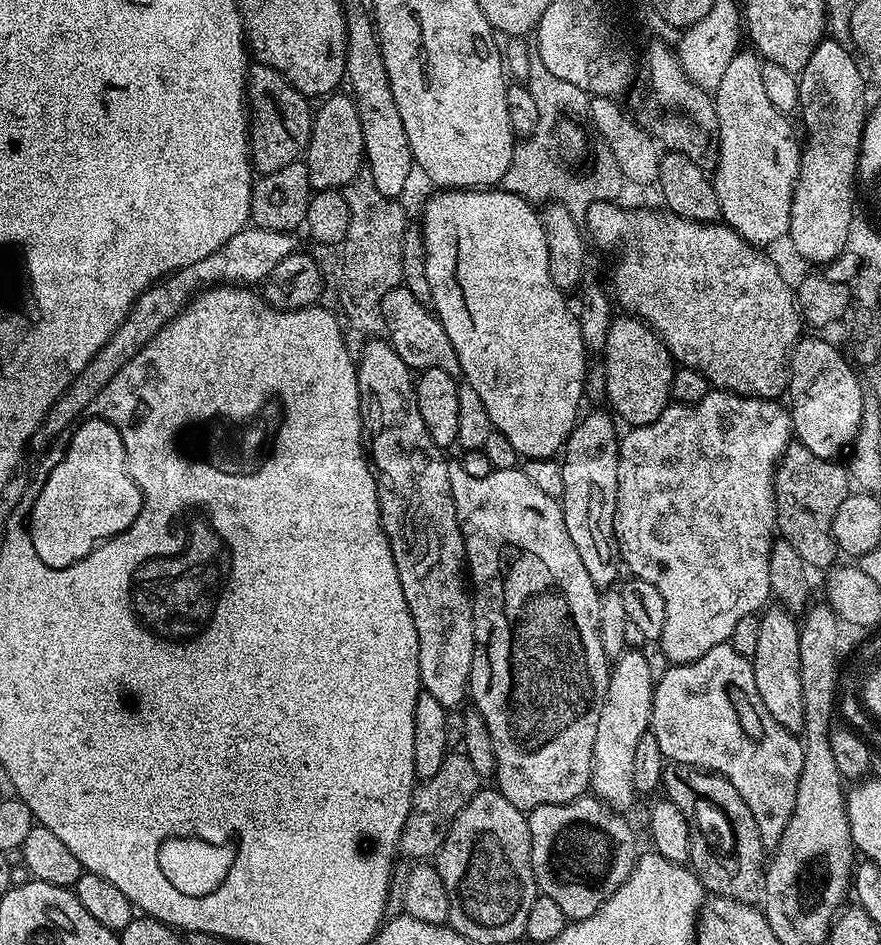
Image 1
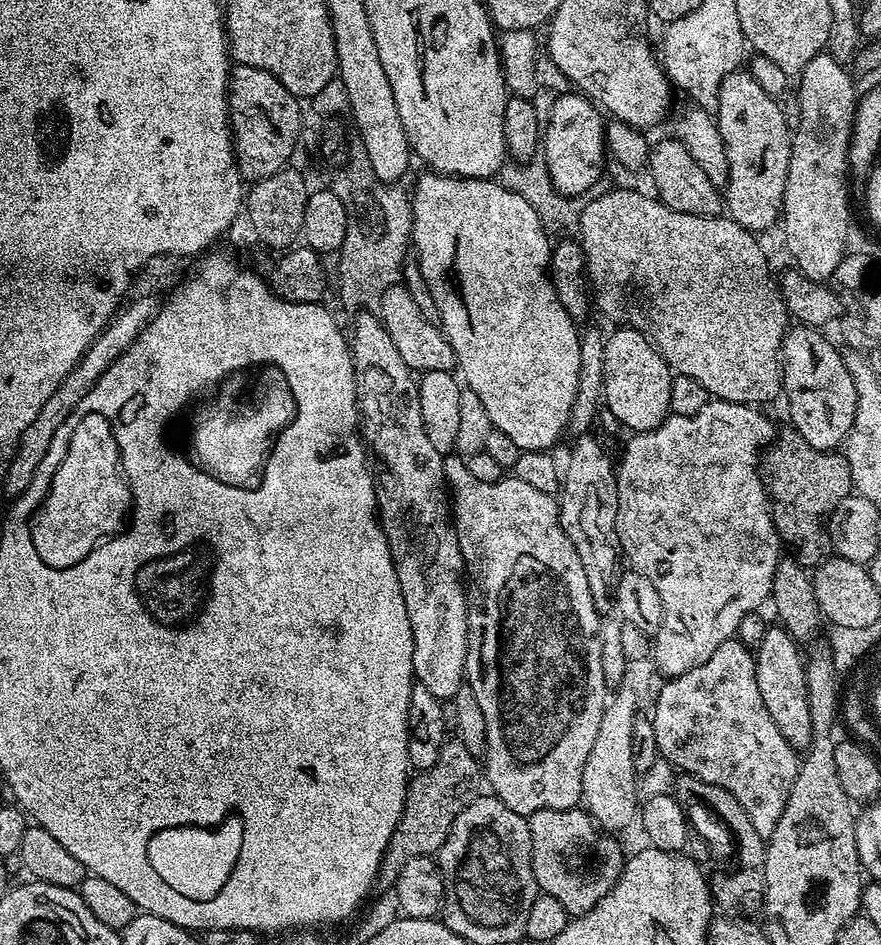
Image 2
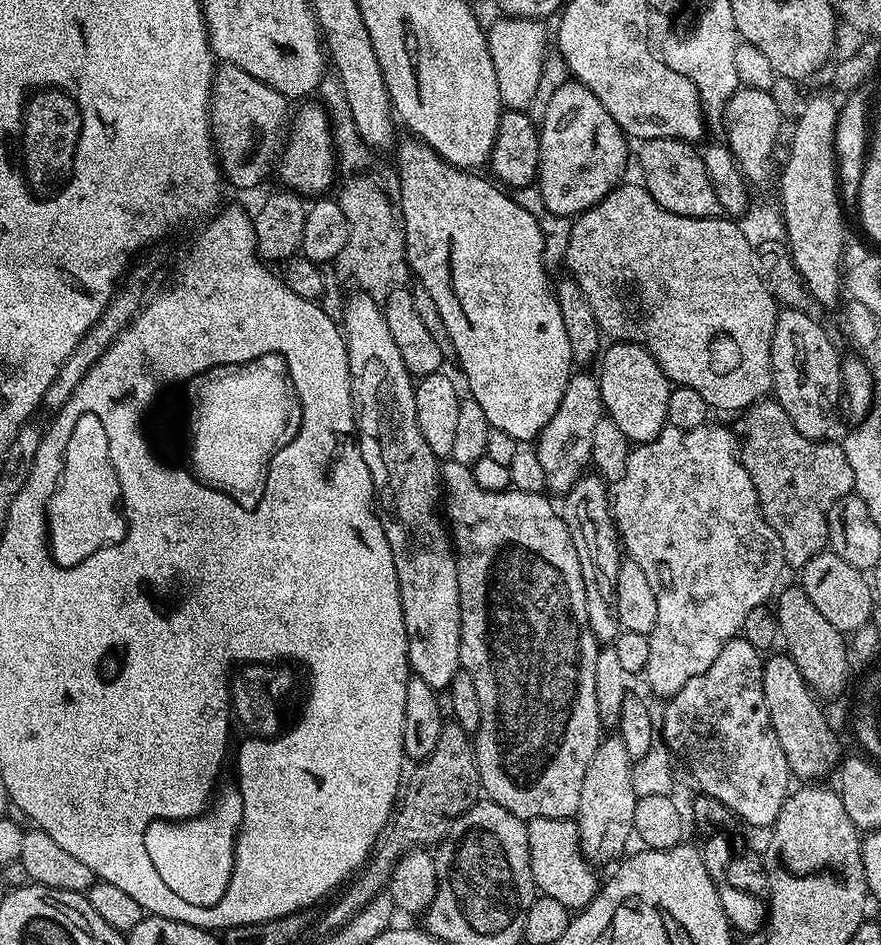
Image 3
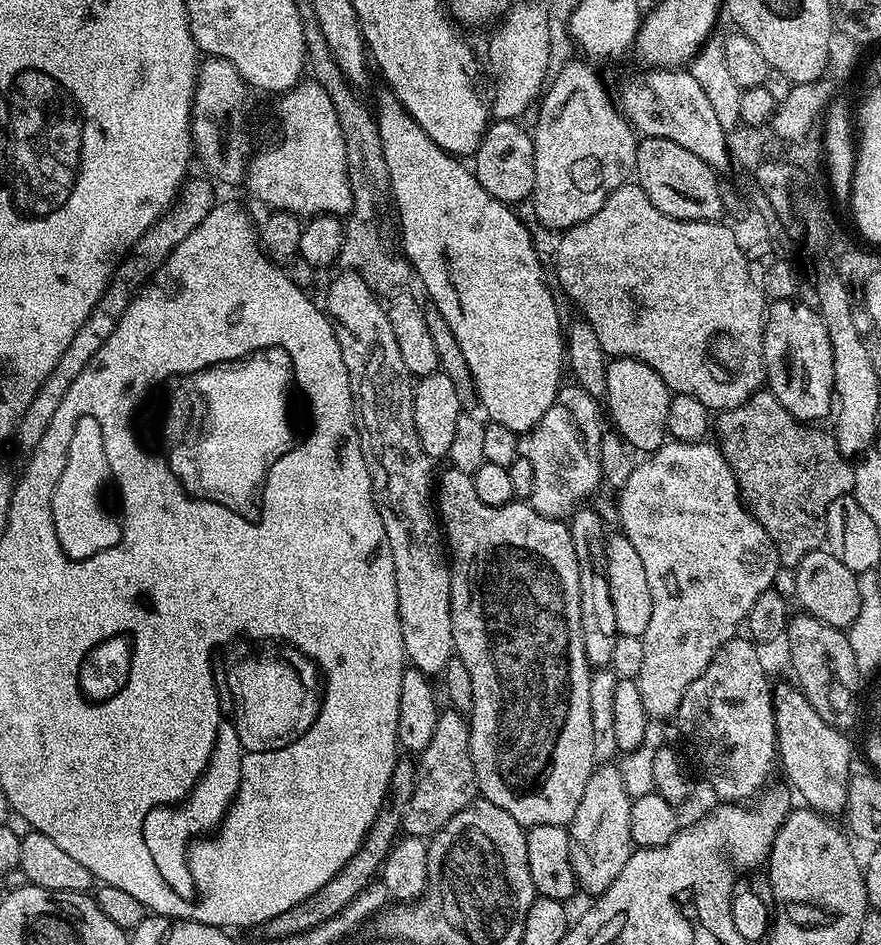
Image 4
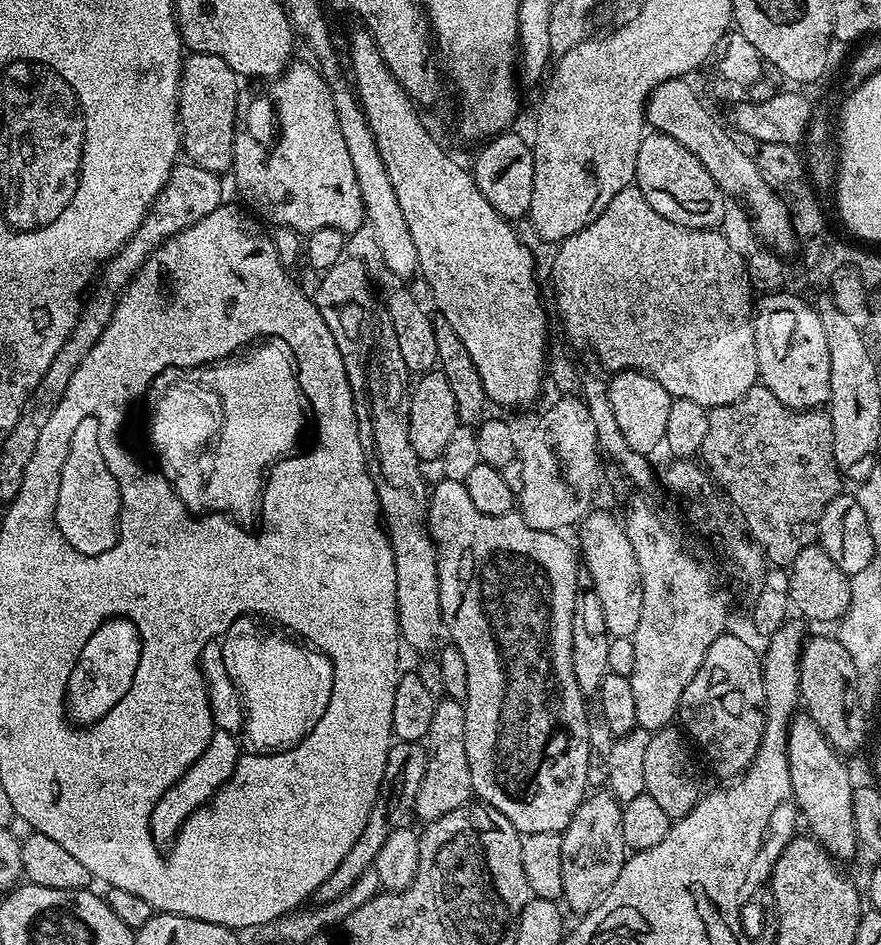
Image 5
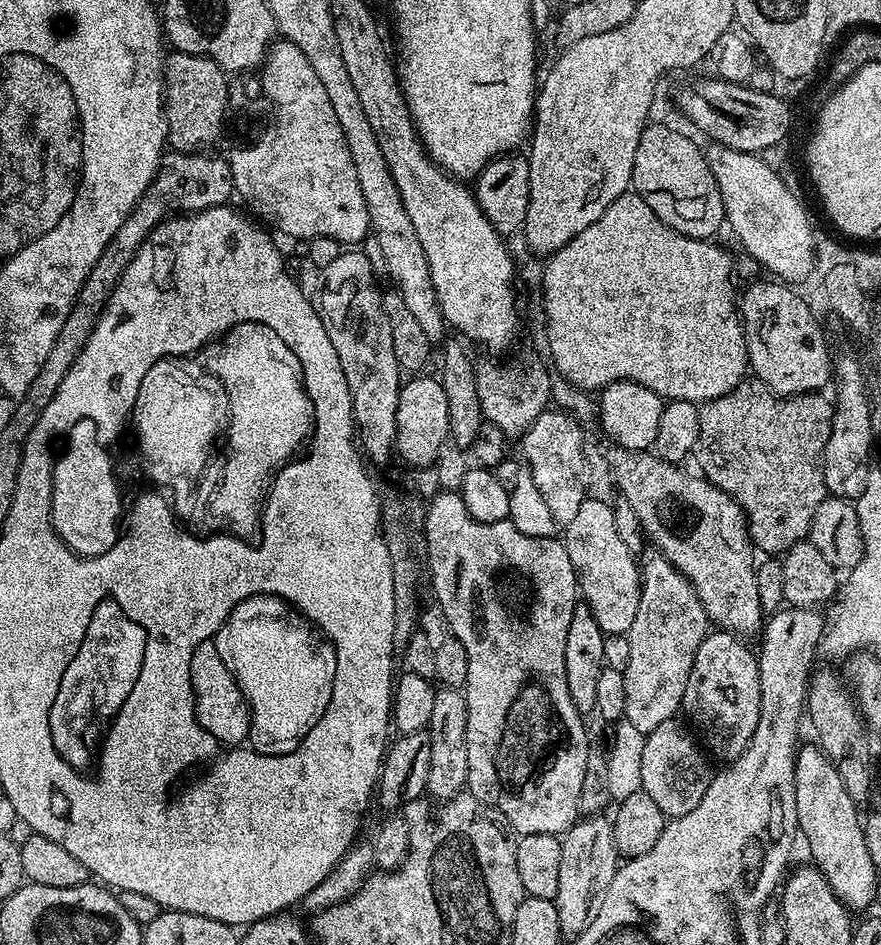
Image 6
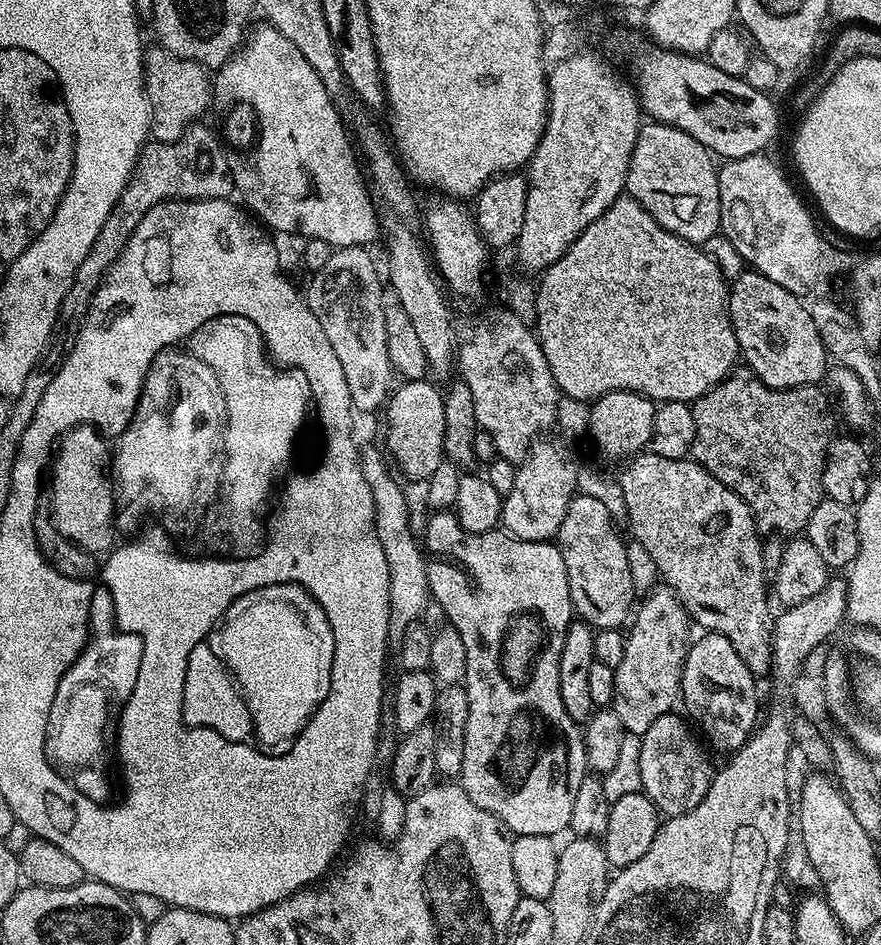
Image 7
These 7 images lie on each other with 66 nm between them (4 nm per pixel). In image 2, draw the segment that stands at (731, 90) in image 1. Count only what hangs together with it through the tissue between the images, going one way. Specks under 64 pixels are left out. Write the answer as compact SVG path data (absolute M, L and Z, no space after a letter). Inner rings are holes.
M737 70L725 77L721 82L718 94L718 106L714 113L716 125L720 128L722 142L726 146L726 162L728 163L728 185L722 189L726 201L727 215L732 217L742 227L753 234L761 234L772 223L779 221L784 206L784 191L786 190L786 170L790 166L790 150L792 149L792 132L790 120L784 117L779 108L777 97L766 94L758 82L747 70Z

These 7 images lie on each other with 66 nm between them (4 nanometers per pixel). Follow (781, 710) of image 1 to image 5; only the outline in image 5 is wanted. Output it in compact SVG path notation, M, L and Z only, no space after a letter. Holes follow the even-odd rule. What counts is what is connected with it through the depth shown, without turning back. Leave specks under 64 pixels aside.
M807 714L797 715L793 719L788 731L788 761L790 786L794 786L796 806L803 823L804 820L808 823L807 831L837 862L845 862L858 851L852 809L854 783L844 760L845 757L833 748Z

